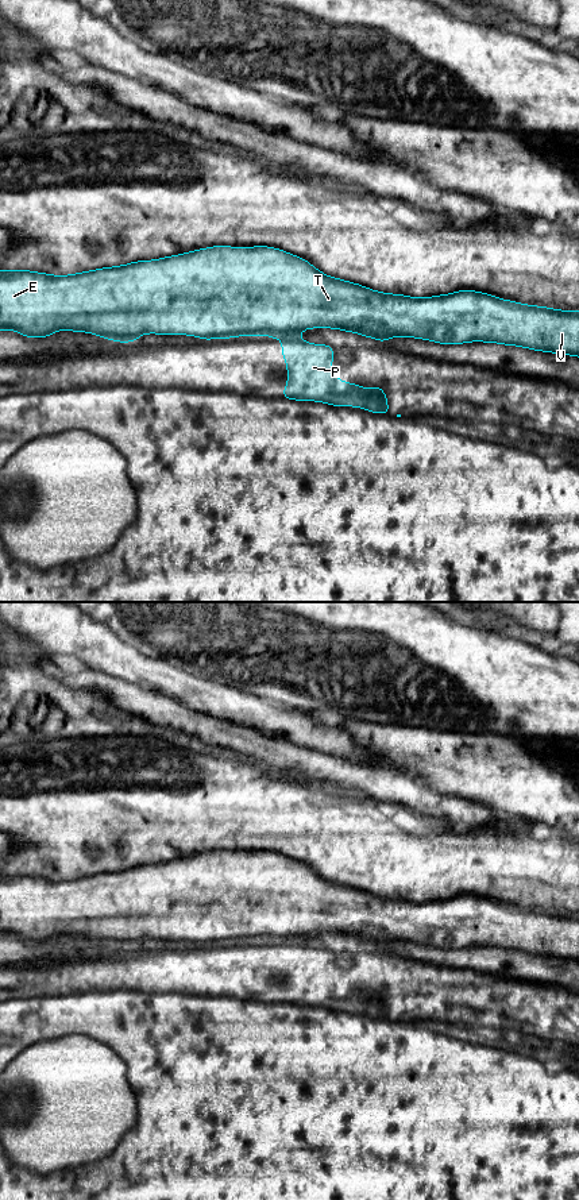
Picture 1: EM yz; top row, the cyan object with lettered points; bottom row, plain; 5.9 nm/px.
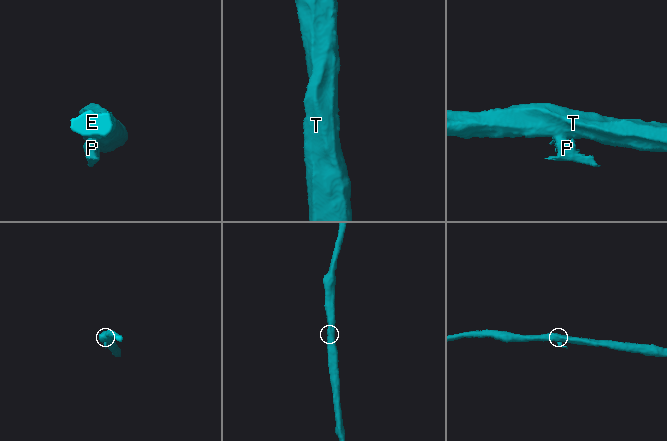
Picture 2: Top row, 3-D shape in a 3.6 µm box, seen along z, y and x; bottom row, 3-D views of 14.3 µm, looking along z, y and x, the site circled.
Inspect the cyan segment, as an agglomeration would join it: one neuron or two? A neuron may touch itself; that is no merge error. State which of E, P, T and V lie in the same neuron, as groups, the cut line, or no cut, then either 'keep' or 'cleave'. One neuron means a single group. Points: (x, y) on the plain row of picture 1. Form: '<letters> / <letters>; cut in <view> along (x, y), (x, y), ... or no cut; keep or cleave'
E T V / P; cut in yz along (282, 940), (296, 941); cleave

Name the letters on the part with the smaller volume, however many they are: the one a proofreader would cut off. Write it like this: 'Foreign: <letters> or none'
Foreign: P

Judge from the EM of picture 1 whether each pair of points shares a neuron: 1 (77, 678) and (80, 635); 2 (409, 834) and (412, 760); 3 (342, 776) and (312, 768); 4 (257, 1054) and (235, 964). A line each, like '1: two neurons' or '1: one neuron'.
1: two neurons
2: two neurons
3: one neuron
4: two neurons

